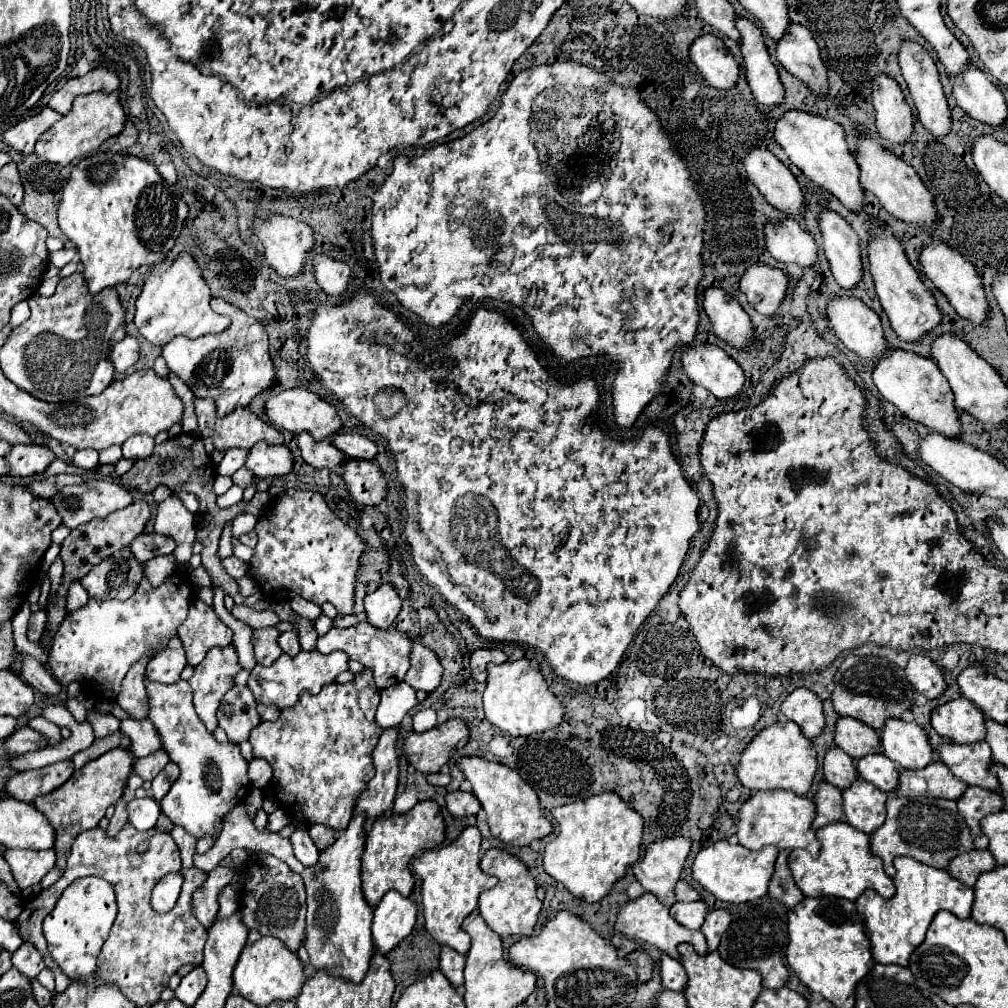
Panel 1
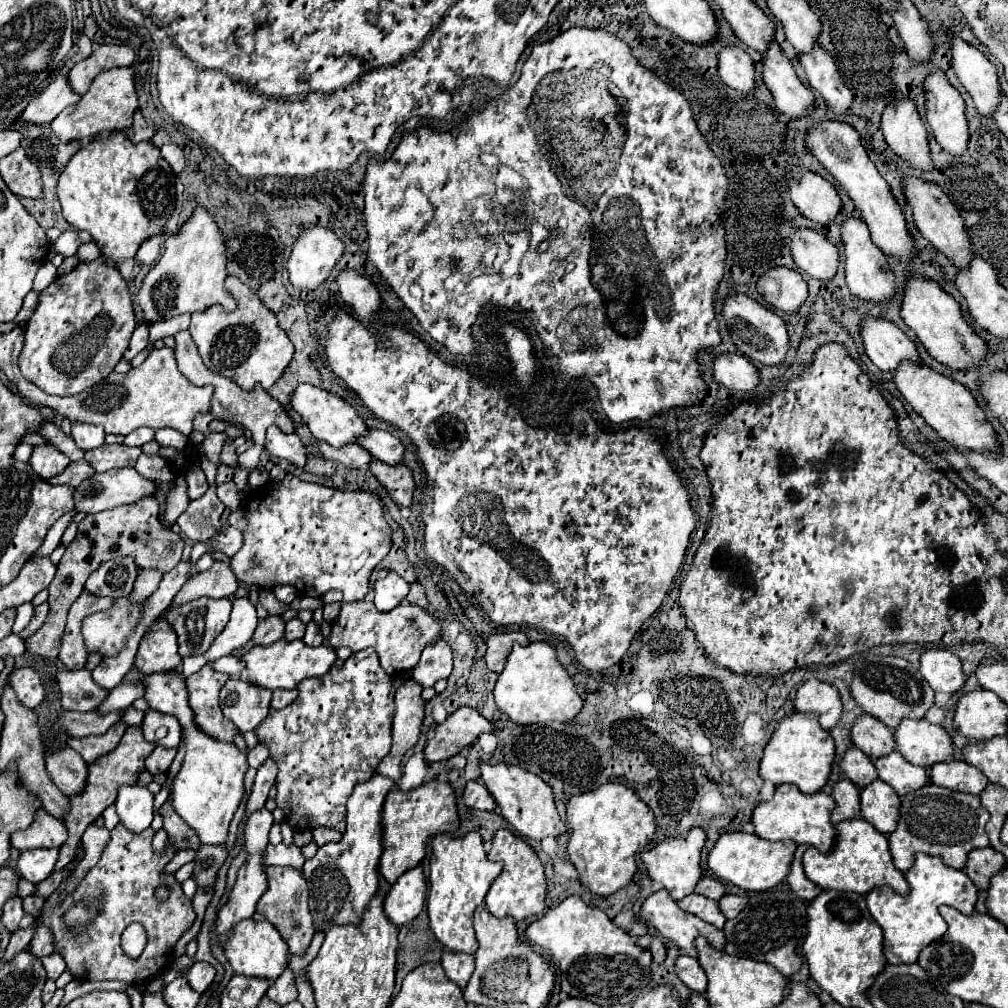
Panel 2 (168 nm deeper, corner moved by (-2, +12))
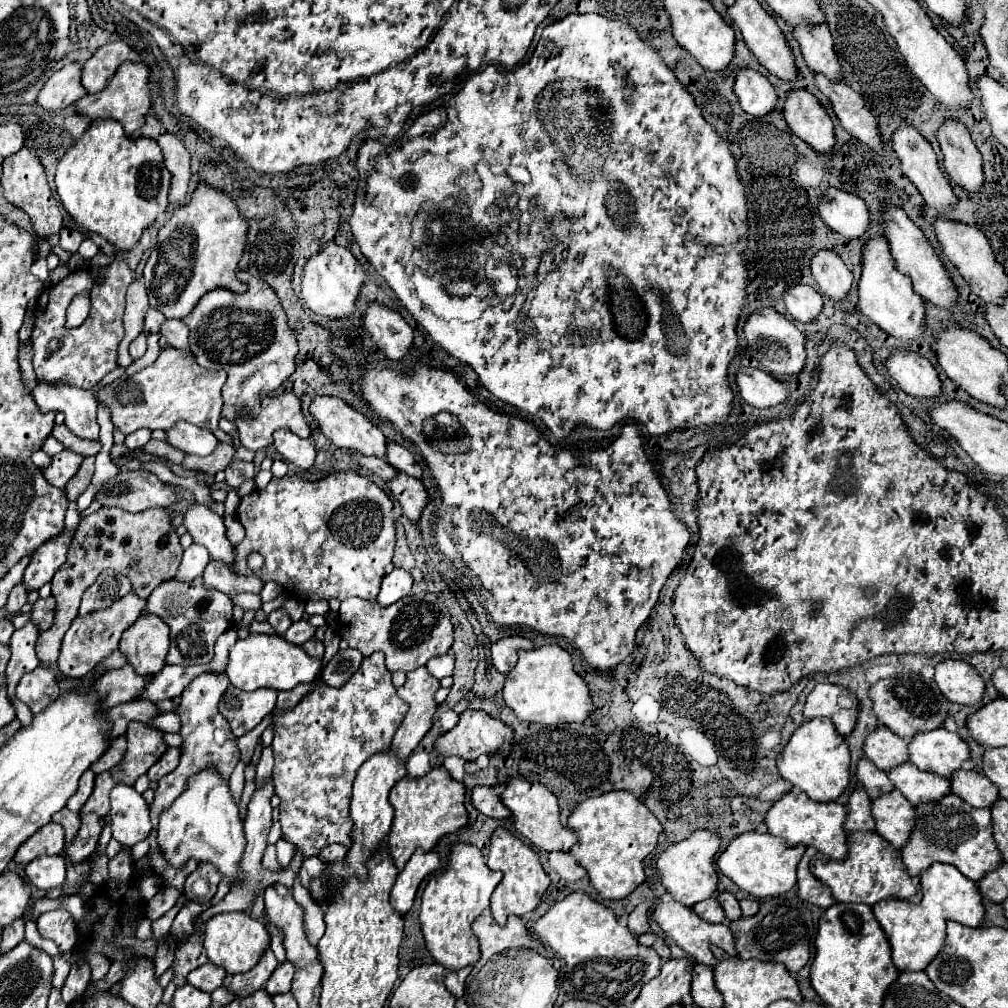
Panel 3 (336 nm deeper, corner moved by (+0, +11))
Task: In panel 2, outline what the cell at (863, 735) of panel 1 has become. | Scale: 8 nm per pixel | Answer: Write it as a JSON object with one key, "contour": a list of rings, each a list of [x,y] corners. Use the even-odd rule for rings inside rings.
{"contour":[[[867,713],[855,719],[851,727],[851,741],[871,759],[879,759],[895,751],[895,739],[891,729]]]}

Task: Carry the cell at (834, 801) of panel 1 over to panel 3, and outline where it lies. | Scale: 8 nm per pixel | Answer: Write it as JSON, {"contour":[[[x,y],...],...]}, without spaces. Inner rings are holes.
{"contour":[[[857,786],[857,790],[849,796],[849,816],[845,822],[847,832],[873,832],[875,830],[875,818],[871,816],[871,798],[867,792]]]}

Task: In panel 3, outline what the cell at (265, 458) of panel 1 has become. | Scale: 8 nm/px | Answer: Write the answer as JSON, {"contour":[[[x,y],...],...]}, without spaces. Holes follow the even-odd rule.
{"contour":[[[281,428],[273,434],[275,438],[275,448],[277,452],[283,456],[285,462],[291,462],[303,470],[311,468],[315,464],[315,444],[311,440],[305,440],[305,438],[299,438],[297,434],[293,434],[291,430],[287,428]]]}

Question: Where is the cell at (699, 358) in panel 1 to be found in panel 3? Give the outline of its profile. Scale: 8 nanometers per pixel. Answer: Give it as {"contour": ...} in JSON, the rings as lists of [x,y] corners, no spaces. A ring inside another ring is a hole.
{"contour":[[[741,368],[737,374],[737,388],[743,400],[755,408],[769,408],[787,402],[789,390],[771,374],[755,368]]]}

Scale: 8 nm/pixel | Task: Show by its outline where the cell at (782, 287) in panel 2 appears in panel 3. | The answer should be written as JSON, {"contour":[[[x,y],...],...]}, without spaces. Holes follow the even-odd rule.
{"contour":[[[793,286],[785,292],[783,302],[797,322],[813,322],[823,310],[823,296],[811,286]]]}

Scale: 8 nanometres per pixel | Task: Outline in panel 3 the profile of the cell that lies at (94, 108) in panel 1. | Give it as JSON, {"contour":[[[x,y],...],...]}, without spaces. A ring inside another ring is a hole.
{"contour":[[[123,62],[117,70],[117,74],[111,78],[109,86],[103,92],[87,94],[75,102],[77,112],[89,116],[89,120],[95,118],[113,118],[123,124],[125,132],[131,136],[145,124],[145,116],[151,108],[151,88],[149,88],[151,70],[145,62]]]}

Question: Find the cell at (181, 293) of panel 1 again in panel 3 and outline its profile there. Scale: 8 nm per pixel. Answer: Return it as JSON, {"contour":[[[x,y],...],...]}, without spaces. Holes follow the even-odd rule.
{"contour":[[[199,182],[189,204],[175,208],[171,220],[159,230],[159,246],[151,252],[143,280],[149,304],[167,318],[185,318],[199,298],[213,288],[229,288],[245,292],[245,284],[237,280],[237,264],[245,250],[249,222],[241,216],[229,194]]]}

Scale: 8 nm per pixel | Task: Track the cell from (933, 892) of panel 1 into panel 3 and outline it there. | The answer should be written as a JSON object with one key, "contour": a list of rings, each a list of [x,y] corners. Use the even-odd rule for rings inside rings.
{"contour":[[[933,864],[933,868],[921,874],[921,886],[923,900],[919,904],[889,898],[873,906],[875,918],[889,938],[893,950],[893,964],[899,968],[899,972],[921,972],[927,968],[927,964],[945,946],[947,920],[955,920],[969,928],[979,928],[985,918],[983,898],[977,884],[965,880],[965,876],[961,876],[957,868],[949,864]]]}

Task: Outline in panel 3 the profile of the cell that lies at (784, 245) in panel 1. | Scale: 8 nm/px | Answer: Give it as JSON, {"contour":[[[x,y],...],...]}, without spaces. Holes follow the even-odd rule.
{"contour":[[[821,250],[811,258],[811,272],[815,282],[821,286],[821,292],[835,302],[841,302],[849,296],[853,286],[853,274],[845,262],[831,250]]]}

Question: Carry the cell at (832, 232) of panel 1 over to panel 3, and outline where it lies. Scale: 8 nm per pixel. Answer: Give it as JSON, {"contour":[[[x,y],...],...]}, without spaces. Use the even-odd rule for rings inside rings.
{"contour":[[[873,238],[865,246],[863,274],[859,280],[859,308],[877,326],[881,326],[881,330],[903,342],[915,342],[923,334],[921,328],[925,326],[925,302],[913,292],[909,276],[895,268],[895,260],[885,238]]]}

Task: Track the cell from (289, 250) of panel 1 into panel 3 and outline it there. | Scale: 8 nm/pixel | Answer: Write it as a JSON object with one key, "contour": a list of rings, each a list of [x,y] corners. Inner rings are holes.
{"contour":[[[331,242],[317,256],[307,260],[303,268],[301,298],[319,316],[325,316],[331,320],[351,318],[357,310],[357,300],[359,300],[363,282],[365,282],[365,272],[355,260],[355,256],[349,252],[349,248],[343,248]]]}

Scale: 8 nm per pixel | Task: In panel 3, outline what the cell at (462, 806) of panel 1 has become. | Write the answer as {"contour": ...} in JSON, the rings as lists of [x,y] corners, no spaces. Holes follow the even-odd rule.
{"contour":[[[477,786],[473,788],[473,796],[471,796],[471,802],[473,806],[489,816],[489,818],[511,818],[509,816],[509,808],[505,808],[501,804],[501,798],[499,798],[499,792],[491,786]]]}

